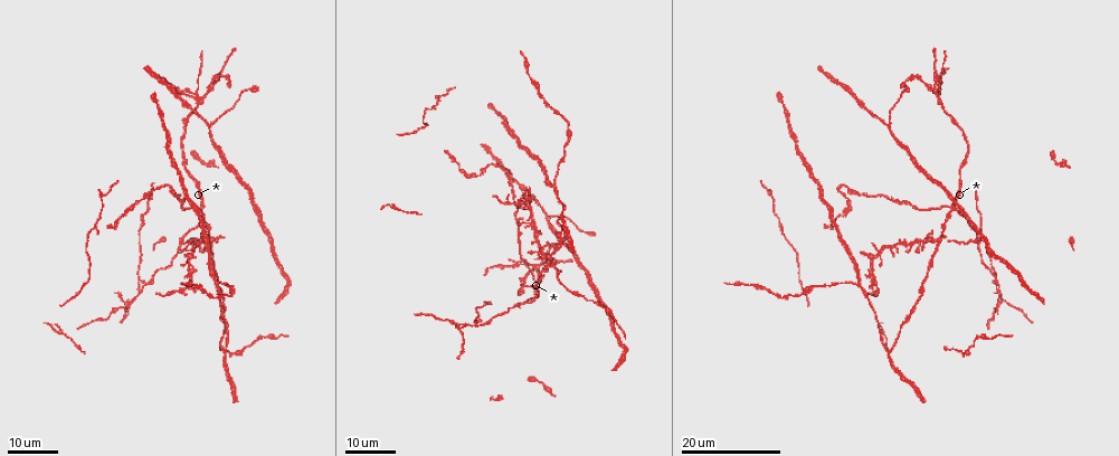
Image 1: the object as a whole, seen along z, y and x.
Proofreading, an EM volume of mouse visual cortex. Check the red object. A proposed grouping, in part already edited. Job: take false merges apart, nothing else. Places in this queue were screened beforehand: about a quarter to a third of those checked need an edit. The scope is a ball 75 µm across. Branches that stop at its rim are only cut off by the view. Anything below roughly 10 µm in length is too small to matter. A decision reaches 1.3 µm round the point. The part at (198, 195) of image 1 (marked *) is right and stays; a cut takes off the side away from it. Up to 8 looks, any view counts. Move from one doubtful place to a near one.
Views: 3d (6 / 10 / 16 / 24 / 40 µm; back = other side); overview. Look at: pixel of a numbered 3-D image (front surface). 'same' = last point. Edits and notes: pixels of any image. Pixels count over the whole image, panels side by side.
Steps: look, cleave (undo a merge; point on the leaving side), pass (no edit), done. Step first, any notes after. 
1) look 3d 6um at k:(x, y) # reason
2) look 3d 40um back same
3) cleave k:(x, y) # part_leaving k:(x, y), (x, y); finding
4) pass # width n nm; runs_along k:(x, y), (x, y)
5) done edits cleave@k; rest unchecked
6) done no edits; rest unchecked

look 3d 16um at 1:(211, 243) # four or more arms meet

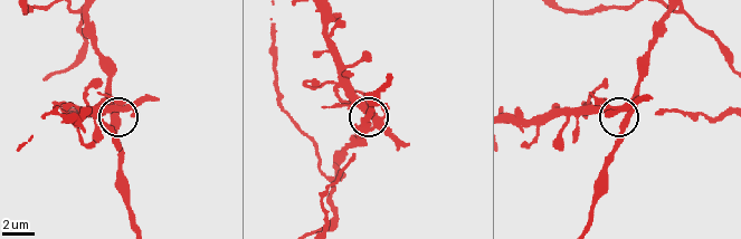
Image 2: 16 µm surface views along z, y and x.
look 3d 6um at 2:(115, 119) # zoom in

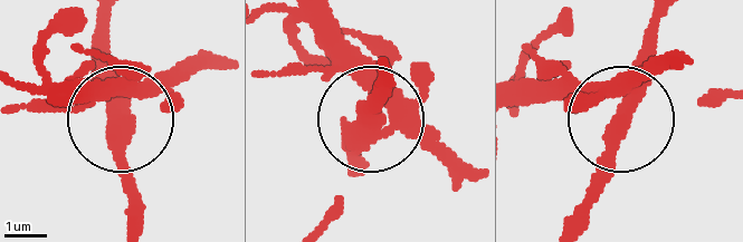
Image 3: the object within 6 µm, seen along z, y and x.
cleave 3:(108, 84) # two neurons meet here

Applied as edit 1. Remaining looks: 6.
look overview

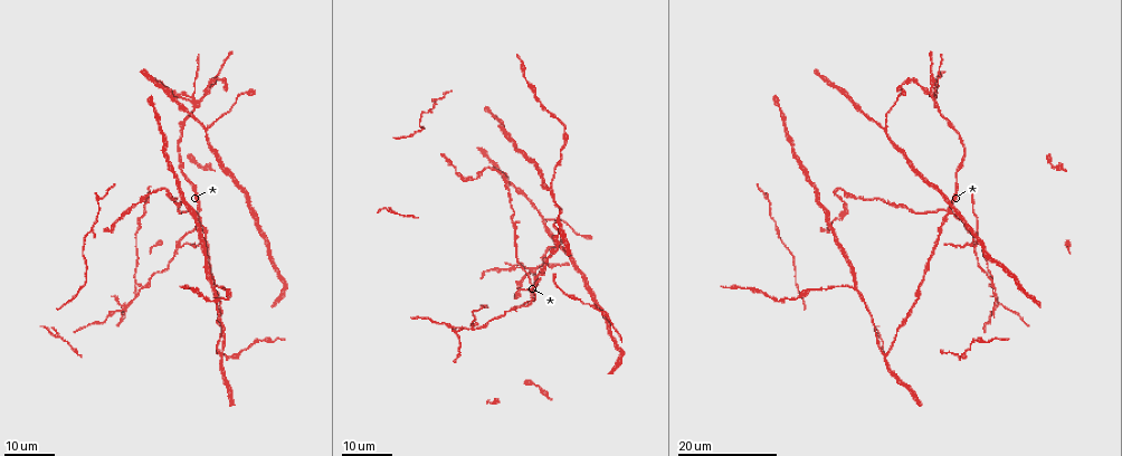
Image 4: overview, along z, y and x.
look 3d 24um at 4:(221, 357) # a fork

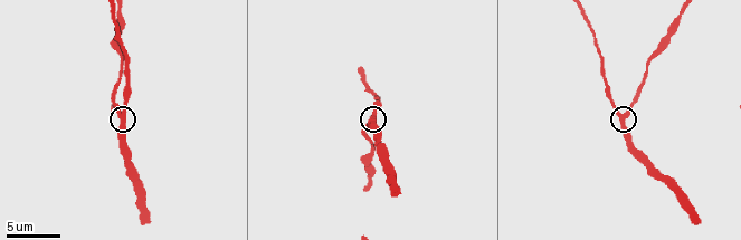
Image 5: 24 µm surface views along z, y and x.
look 3d 10um at 5:(122, 117) # zoom in

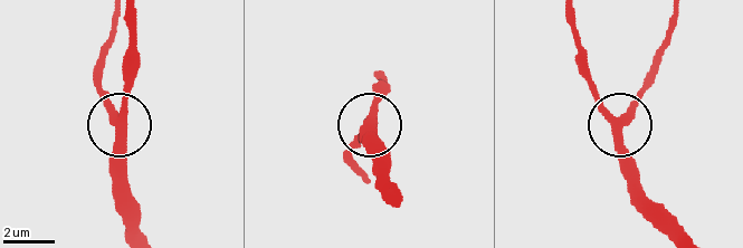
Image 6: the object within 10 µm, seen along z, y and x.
pass # side_arm 14 um; arms 3; all the same neuron

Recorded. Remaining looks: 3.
look 3d 24um at 4:(851, 287) # branch point

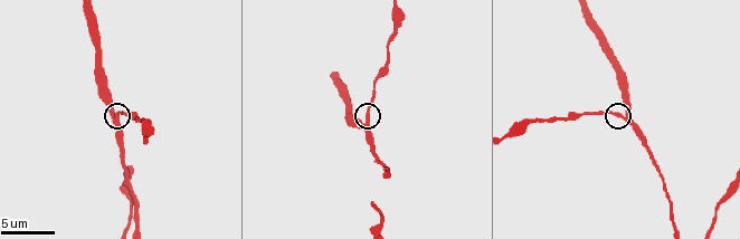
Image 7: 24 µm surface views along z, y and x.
look 3d 10um at 7:(365, 122) # zoom in

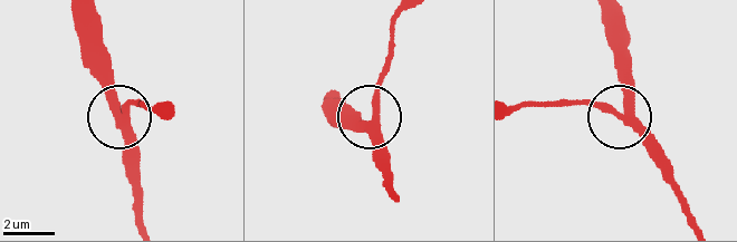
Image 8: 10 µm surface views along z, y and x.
pass # runs_along 8:(696, 219), (668, 162), (635, 129), (610, 113), (561, 104); continuous, no second neuron

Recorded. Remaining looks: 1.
done edits cleave@3; rest unchecked

